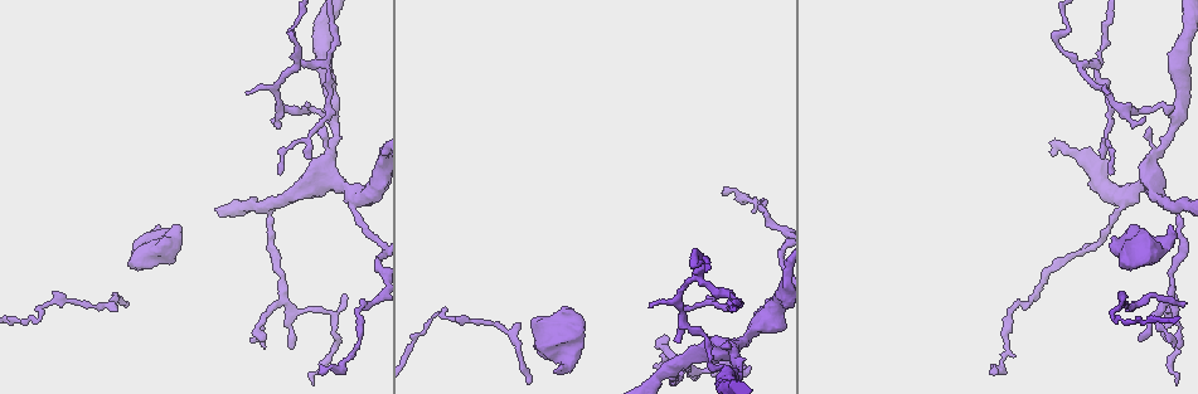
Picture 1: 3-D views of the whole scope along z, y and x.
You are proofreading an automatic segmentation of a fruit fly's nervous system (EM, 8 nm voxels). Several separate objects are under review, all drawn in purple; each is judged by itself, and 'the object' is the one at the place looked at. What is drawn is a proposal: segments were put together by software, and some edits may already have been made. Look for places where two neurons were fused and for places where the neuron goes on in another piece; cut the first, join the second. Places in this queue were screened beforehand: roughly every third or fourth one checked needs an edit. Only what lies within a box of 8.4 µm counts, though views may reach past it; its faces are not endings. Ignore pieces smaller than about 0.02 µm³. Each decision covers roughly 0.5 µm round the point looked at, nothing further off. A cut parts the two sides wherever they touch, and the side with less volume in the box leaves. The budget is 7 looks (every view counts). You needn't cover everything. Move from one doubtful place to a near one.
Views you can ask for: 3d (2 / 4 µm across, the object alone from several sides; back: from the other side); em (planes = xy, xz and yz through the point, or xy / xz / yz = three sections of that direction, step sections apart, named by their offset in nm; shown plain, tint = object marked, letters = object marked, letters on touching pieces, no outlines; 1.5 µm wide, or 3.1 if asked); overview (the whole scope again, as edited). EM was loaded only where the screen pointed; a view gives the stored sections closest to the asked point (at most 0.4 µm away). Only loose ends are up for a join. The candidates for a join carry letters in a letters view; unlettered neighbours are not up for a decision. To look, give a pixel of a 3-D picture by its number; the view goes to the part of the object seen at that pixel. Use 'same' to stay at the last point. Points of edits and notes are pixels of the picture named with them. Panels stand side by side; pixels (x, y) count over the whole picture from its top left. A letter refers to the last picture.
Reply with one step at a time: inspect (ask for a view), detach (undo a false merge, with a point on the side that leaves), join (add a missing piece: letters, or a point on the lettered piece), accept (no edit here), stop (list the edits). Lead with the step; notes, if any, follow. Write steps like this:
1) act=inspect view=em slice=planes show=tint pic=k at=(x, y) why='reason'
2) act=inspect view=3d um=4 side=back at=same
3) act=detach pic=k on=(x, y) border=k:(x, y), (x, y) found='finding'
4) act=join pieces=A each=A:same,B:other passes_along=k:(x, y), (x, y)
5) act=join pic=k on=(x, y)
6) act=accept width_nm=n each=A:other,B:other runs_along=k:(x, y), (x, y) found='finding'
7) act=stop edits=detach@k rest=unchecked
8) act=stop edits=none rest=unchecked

act=inspect view=em slice=planes show=letters pic=1 at=(759, 325)

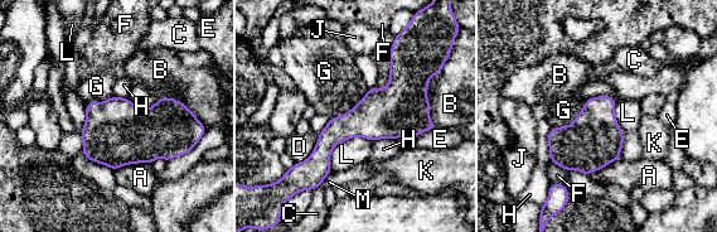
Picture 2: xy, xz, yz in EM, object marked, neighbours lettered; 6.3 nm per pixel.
act=accept width_nm=240 each=A:other,B:other,C:other,D:other,E:other,F:other,G:other,H:other,J:other,K:other,L:other,M:other found='one neuron here'

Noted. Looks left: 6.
act=inspect view=3d um=2 pic=1 at=(668, 338) why='tapers out'

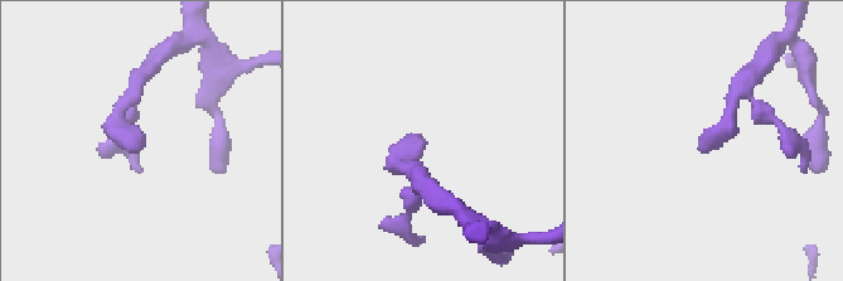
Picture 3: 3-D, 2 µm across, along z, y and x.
act=inspect view=em slice=planes show=letters pic=3 at=(421, 144) why='now the EM'

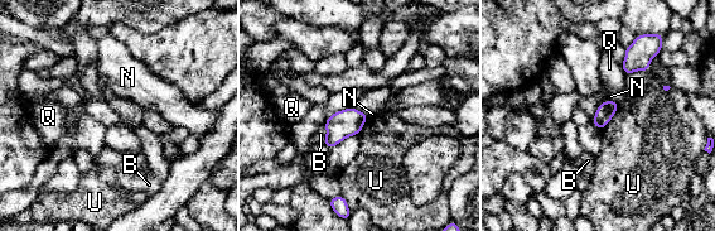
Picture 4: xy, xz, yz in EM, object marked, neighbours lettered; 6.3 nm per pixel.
act=accept longest_contact=U:220nm each=B:other,N:other,Q:other,U:other border=4:(602, 101), (592, 120) found='no lettered piece goes on from it'

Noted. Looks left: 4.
act=inspect view=3d um=2 pic=1 at=(556, 369) why='thick end'

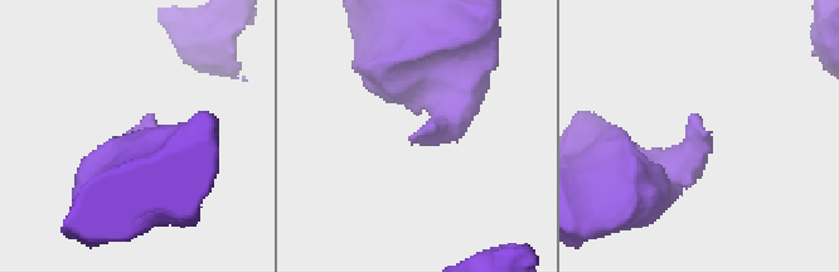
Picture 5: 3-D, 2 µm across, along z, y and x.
act=inspect view=em slice=planes show=tint pic=5 at=(409, 136) why='now the EM'

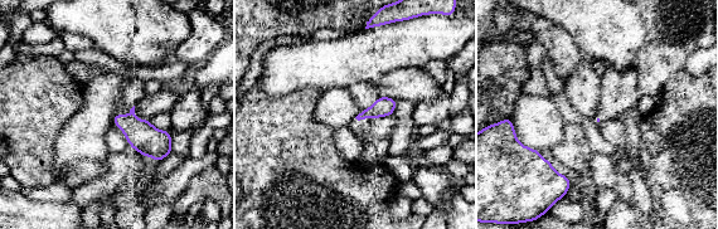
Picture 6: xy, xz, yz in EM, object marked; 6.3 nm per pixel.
act=inspect view=em slice=planes show=letters at=same why='what lies round it'

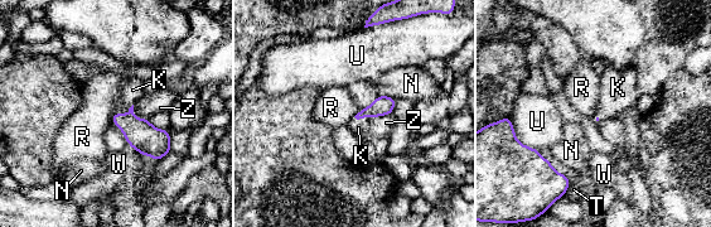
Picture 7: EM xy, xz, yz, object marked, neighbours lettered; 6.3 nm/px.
act=join pic=7 on=(132, 90) each=K:same,N:other,R:other,T:other,U:other,W:other,Z:other found='it goes on there'

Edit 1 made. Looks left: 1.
act=stop edits=join@7 rest=unchecked

